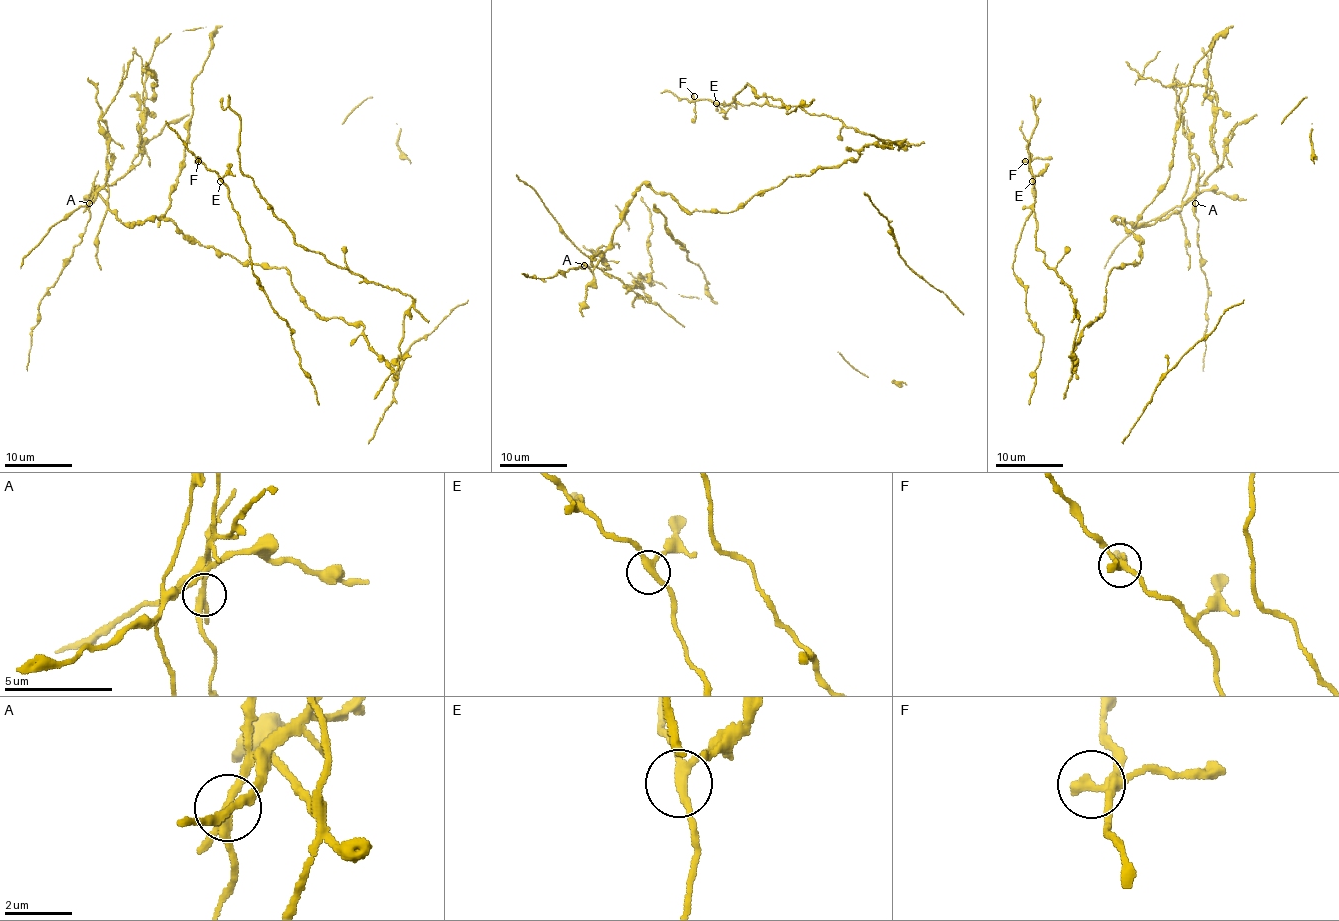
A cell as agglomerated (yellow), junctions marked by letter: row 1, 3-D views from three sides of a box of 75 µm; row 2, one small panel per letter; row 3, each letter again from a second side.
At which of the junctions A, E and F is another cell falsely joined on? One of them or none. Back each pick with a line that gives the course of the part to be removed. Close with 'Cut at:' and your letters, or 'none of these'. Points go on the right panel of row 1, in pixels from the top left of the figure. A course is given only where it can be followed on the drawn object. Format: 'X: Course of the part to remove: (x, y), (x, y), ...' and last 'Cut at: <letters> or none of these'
A: Course of the part to remove: (1194, 203), (1150, 225), (1113, 220), (1142, 257), (1110, 272), (1074, 362), (1076, 308), (1035, 245), (1041, 98)
Cut at: A

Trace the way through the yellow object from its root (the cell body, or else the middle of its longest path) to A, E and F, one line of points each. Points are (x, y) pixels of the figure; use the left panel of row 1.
A: (332, 318), (307, 306), (283, 267), (242, 264), (192, 242), (170, 220), (126, 225), (99, 196), (88, 203)
E: (332, 318), (359, 323), (369, 345), (396, 362), (411, 298), (298, 245), (251, 177), (227, 174), (220, 181)
F: (332, 318), (359, 323), (369, 345), (396, 362), (411, 298), (298, 245), (251, 177), (220, 176), (198, 161)

